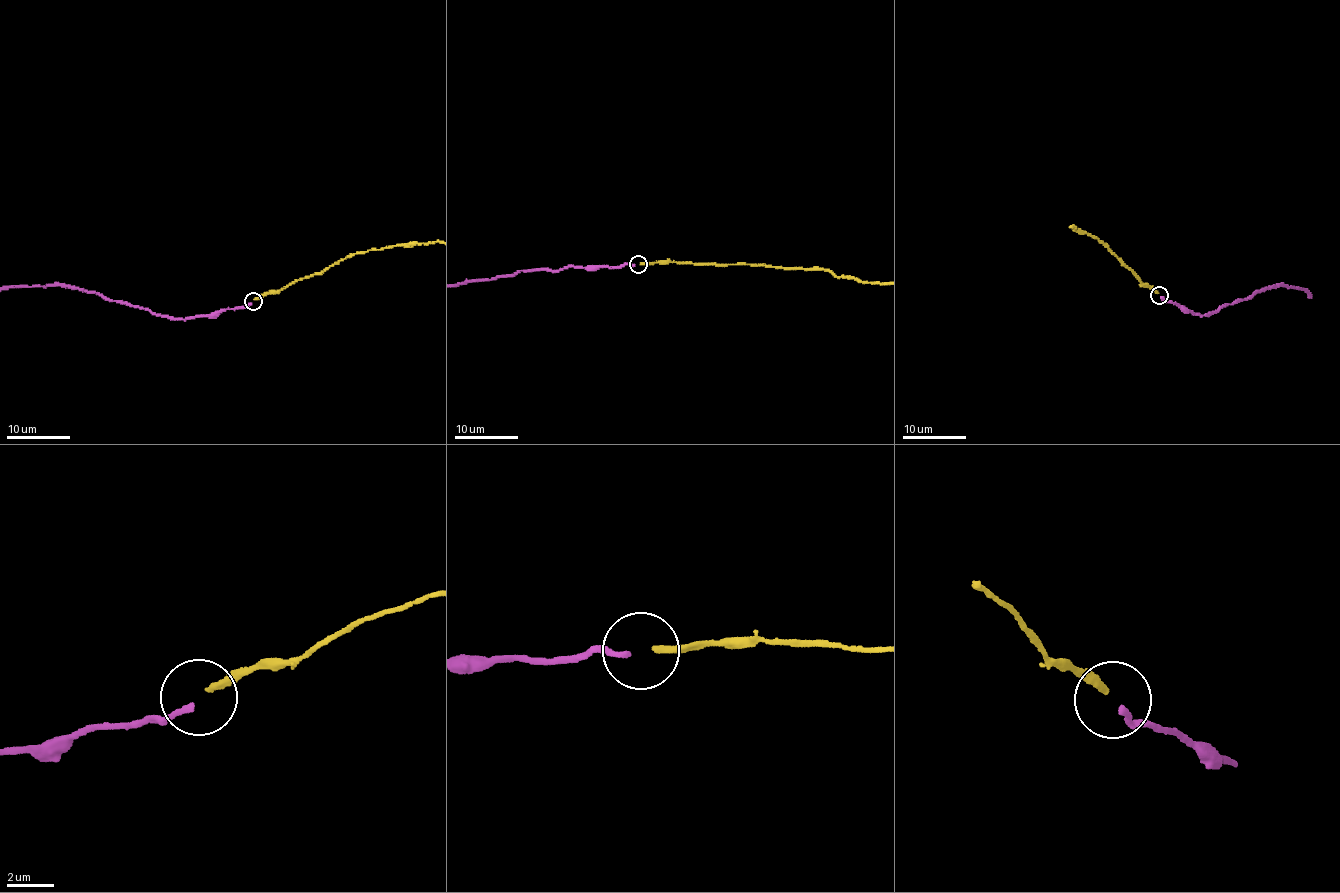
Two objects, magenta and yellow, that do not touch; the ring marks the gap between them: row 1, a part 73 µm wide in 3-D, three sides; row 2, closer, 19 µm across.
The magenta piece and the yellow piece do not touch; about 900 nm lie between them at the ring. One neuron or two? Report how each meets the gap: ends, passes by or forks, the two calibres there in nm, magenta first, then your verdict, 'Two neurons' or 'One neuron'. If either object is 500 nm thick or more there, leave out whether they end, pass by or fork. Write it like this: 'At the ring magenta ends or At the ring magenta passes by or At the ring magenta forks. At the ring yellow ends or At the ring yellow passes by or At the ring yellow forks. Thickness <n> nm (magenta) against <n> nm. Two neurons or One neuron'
At the ring magenta ends. At the ring yellow ends. Thickness 240 nm (magenta) against 260 nm. Two neurons

